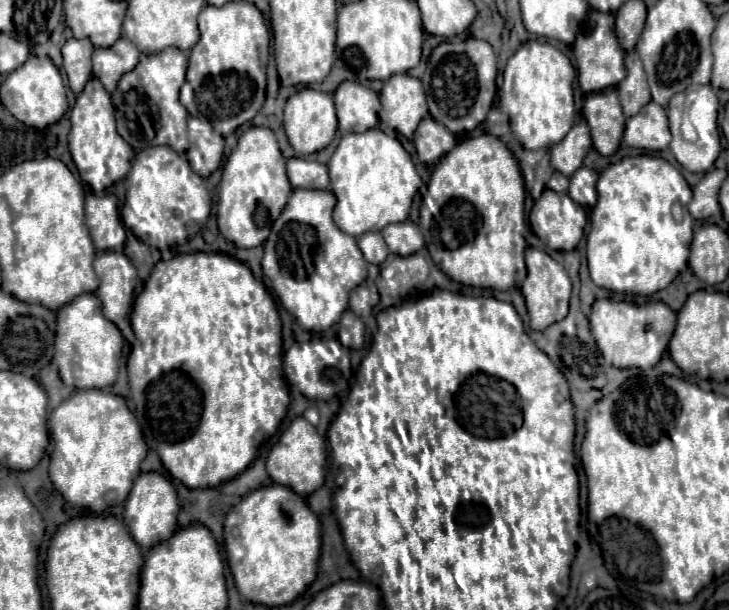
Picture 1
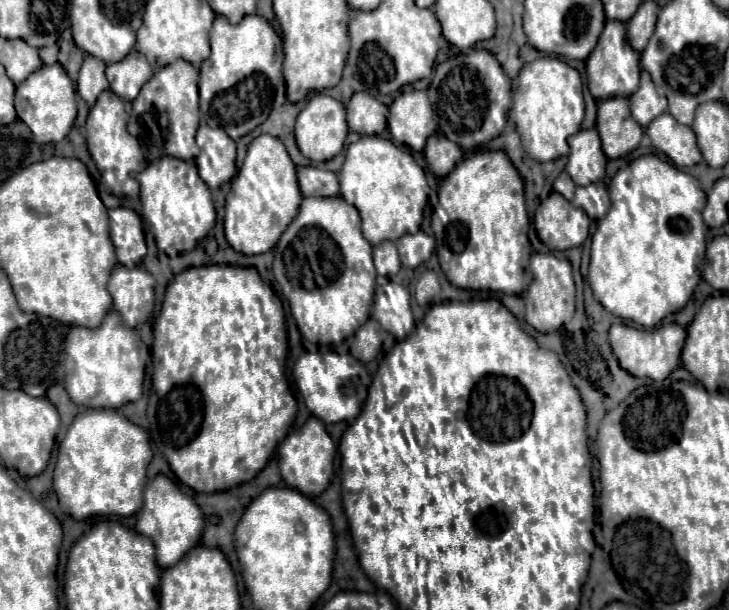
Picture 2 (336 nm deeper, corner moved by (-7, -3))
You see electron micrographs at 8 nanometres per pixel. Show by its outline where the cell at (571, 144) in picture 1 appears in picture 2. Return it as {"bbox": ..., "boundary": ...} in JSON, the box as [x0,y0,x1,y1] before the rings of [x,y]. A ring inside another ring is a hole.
{"bbox":[566,129,606,185],"boundary":[[[596,129],[578,131],[570,143],[570,155],[566,171],[576,185],[590,185],[600,181],[606,173],[606,155],[600,147],[600,137]]]}

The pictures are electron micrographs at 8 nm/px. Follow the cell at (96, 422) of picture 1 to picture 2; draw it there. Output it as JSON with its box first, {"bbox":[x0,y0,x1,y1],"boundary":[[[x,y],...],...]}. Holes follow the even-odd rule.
{"bbox":[54,409,152,521],"boundary":[[[88,409],[74,417],[58,447],[54,491],[60,509],[82,521],[94,515],[134,515],[142,507],[146,467],[152,459],[148,433],[116,409]]]}

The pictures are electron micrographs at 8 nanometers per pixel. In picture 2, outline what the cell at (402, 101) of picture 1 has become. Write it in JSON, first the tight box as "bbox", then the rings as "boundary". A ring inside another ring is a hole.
{"bbox":[388,91,436,151],"boundary":[[[406,91],[390,105],[388,131],[396,143],[422,151],[426,139],[436,131],[432,105],[426,91]]]}

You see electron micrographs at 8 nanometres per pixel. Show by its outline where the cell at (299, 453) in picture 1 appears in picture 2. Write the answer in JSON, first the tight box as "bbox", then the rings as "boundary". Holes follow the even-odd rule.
{"bbox":[278,417,336,497],"boundary":[[[310,417],[298,431],[288,433],[278,447],[280,473],[286,485],[298,489],[308,497],[318,497],[328,487],[330,477],[334,473],[334,453],[336,453],[336,445],[326,433],[324,423],[320,423],[320,419],[316,417]]]}

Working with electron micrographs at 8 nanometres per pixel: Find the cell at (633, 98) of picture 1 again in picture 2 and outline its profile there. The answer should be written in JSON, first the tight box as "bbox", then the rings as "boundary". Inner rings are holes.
{"bbox":[630,71,668,129],"boundary":[[[642,71],[640,89],[630,97],[632,117],[646,129],[648,123],[652,123],[652,119],[656,119],[658,115],[666,113],[666,109],[668,109],[668,101],[664,99],[664,95],[656,93],[656,87],[650,75]]]}

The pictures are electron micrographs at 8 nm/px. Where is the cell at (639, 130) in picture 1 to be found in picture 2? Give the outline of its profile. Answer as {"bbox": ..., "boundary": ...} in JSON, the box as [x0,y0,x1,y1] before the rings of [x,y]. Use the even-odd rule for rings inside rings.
{"bbox":[646,113,702,167],"boundary":[[[670,113],[656,117],[648,125],[646,133],[650,135],[652,145],[658,151],[666,153],[678,167],[692,167],[702,161],[692,127],[678,123],[676,119],[672,119]]]}

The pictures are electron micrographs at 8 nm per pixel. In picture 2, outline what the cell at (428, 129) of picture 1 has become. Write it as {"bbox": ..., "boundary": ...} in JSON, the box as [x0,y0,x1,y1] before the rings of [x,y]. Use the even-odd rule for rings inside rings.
{"bbox":[424,133,462,177],"boundary":[[[434,133],[426,143],[424,157],[436,177],[446,177],[448,171],[452,171],[452,167],[456,167],[462,159],[462,151],[456,143],[446,139],[444,133]]]}

